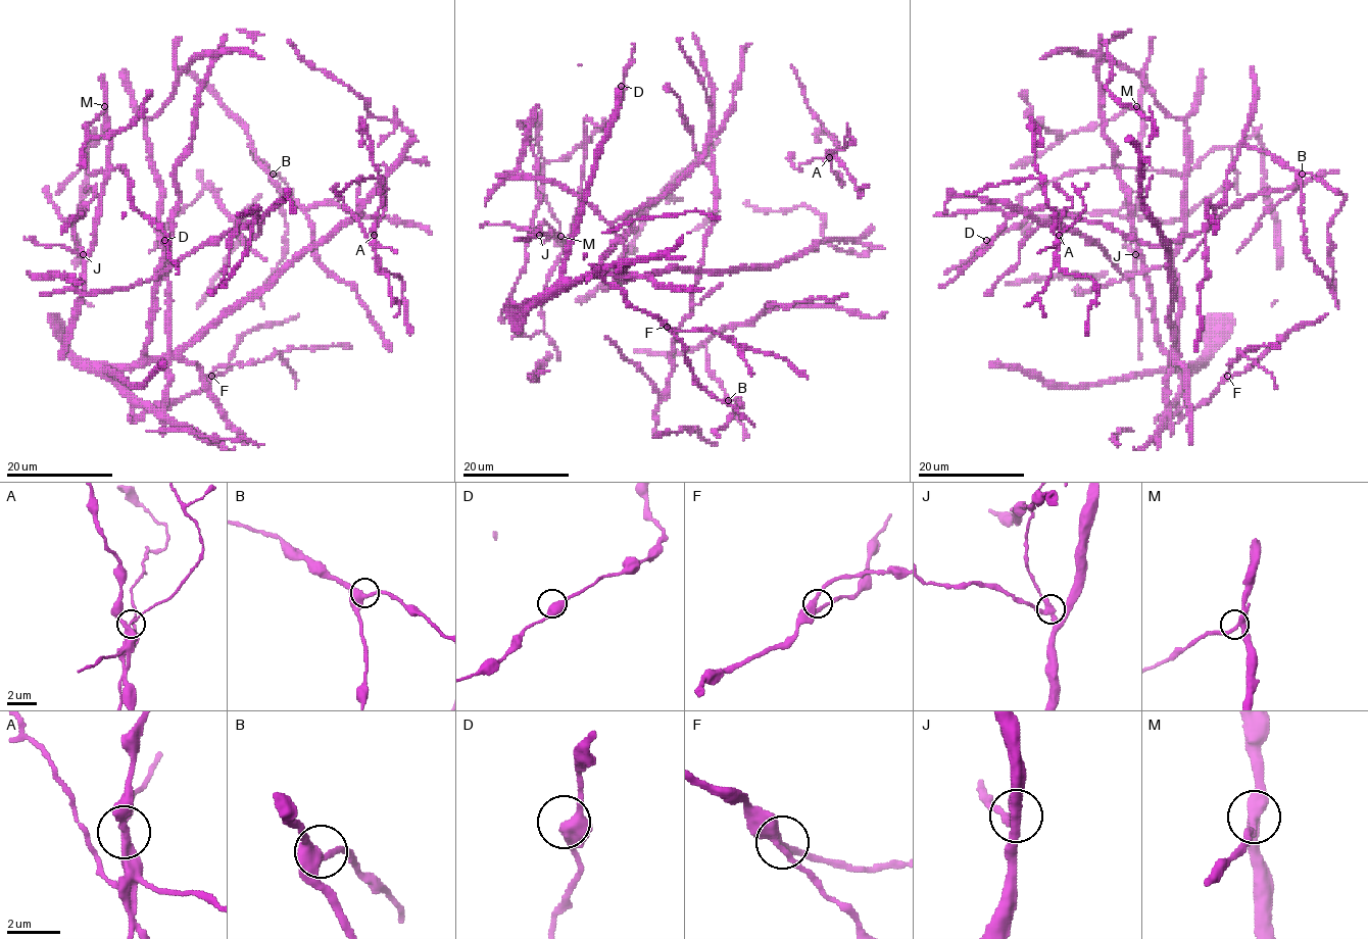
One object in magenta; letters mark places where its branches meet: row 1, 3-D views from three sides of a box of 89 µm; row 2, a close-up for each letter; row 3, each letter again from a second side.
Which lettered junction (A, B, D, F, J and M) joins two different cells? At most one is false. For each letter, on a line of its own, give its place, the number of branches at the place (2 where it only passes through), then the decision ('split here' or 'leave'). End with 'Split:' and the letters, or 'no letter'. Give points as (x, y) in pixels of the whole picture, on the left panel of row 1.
A: place (374, 235); branches 3; leave
B: place (273, 174); branches 3; leave
D: place (164, 240); branches 3; leave
F: place (211, 376); branches 3; leave
J: place (83, 254); branches 3; split here
M: place (104, 106); branches 3; leave
Split: J

